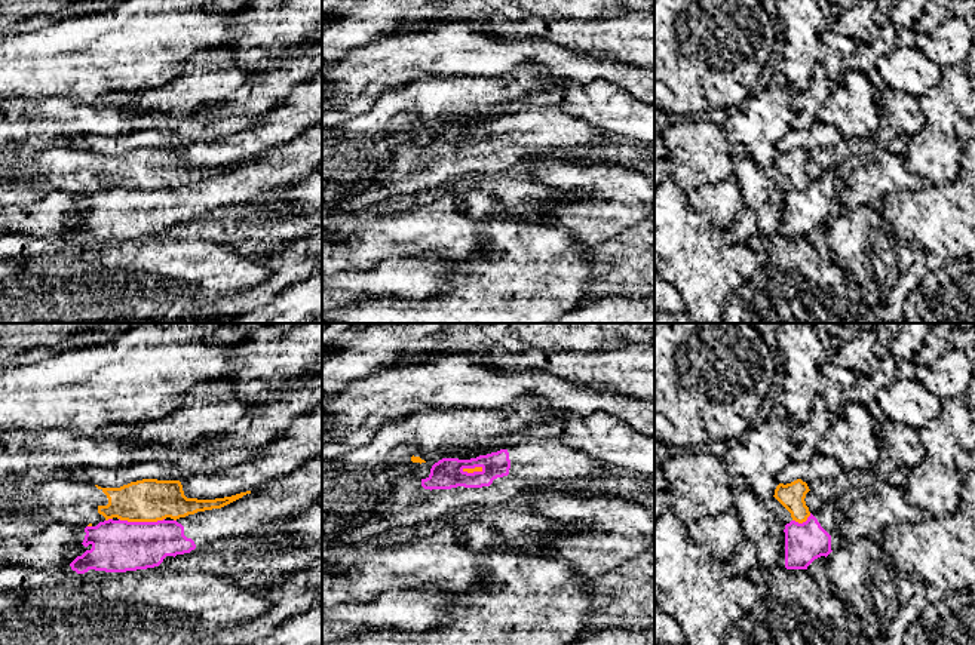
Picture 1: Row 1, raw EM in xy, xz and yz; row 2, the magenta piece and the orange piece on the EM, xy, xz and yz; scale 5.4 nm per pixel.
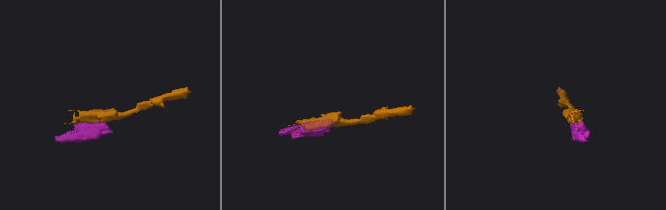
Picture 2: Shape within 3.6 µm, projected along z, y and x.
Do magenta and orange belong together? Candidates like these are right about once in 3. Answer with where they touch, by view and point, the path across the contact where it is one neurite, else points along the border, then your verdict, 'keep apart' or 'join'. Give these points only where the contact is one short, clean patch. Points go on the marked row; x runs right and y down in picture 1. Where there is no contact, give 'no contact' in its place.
contact xy (141, 522); border xy (119, 518), (128, 521), (163, 519); keep apart

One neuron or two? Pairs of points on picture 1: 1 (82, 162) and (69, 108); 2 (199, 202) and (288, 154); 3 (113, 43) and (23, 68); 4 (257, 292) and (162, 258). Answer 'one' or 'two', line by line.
1: two
2: one
3: one
4: two

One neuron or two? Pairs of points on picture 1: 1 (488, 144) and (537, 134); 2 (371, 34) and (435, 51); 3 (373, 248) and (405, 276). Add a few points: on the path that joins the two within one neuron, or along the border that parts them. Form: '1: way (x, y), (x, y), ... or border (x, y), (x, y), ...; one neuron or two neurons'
1: way (500, 144), (512, 137), (526, 134); one neuron
2: border (394, 33), (355, 48), (350, 52); two neurons
3: border (420, 255), (388, 257), (376, 264); two neurons

